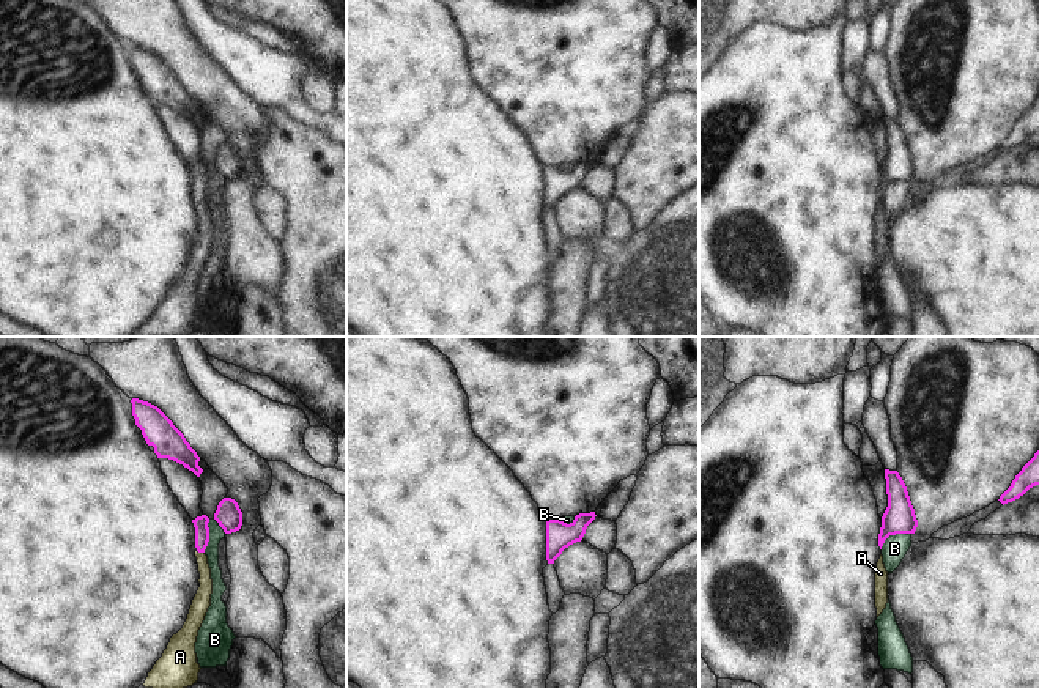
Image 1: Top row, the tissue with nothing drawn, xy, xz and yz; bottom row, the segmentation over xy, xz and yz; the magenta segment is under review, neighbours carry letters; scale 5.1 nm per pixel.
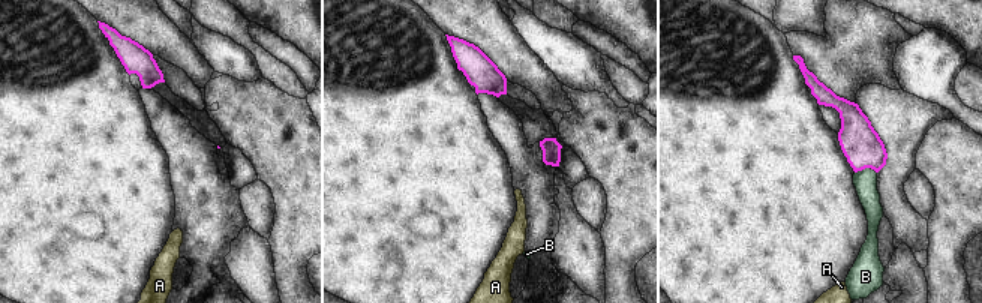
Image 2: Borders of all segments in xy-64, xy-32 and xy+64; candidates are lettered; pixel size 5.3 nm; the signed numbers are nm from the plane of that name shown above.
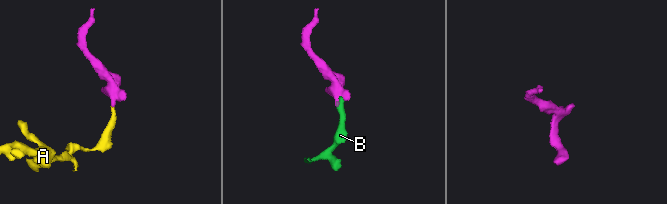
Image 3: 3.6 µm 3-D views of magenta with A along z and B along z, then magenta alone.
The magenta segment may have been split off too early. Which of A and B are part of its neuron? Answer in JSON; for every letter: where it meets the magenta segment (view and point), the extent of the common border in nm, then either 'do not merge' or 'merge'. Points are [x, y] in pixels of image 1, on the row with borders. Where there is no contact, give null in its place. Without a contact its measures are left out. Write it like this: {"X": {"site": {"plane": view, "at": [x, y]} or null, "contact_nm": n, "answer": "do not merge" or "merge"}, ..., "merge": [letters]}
{"A": {"site": {"plane": "xy", "at": [200, 551]}, "contact_nm": 40, "answer": "merge"}, "B": {"site": {"plane": "yz", "at": [893, 534]}, "contact_nm": 180, "answer": "do not merge"}, "merge": ["A"]}

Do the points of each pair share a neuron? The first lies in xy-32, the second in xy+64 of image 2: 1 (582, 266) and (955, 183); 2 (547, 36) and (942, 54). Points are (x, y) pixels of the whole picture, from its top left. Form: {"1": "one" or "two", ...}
{"1": "two", "2": "one"}

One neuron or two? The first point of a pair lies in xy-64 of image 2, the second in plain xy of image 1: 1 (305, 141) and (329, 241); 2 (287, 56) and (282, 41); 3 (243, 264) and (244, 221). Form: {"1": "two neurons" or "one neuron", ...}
{"1": "one neuron", "2": "one neuron", "3": "one neuron"}

